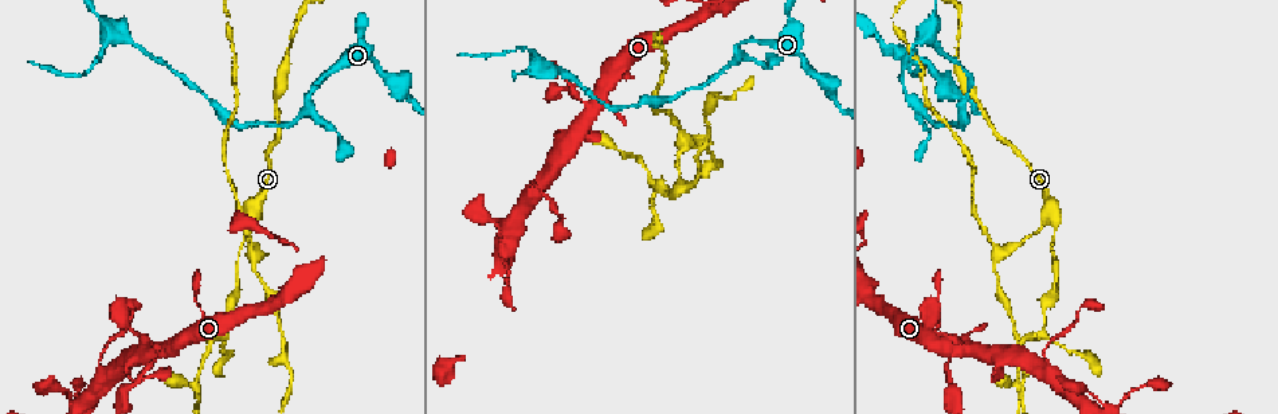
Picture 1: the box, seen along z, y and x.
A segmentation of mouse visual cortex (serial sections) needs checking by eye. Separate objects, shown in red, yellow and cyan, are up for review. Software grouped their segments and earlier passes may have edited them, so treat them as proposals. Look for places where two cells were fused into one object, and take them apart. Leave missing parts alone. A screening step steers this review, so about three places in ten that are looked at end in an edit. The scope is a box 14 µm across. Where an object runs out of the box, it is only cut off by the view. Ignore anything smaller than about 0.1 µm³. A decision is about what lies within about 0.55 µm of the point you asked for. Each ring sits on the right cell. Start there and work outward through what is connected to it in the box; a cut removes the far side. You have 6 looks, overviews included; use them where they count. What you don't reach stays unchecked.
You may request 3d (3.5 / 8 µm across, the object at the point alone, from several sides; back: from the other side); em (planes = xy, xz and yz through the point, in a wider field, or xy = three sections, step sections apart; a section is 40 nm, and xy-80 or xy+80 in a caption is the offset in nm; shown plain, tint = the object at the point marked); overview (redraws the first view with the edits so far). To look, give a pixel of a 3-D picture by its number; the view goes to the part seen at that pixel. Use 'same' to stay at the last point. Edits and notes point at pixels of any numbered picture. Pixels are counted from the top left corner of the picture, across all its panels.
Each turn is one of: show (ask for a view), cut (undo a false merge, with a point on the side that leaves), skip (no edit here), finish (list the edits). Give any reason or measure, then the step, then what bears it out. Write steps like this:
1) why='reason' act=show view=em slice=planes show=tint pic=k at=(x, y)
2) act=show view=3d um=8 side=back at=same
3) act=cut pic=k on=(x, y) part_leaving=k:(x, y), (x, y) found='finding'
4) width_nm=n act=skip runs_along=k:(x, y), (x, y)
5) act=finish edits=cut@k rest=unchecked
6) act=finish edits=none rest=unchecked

why='thin arm on a thick one' act=show view=3d um=8 pic=1 at=(99, 368)

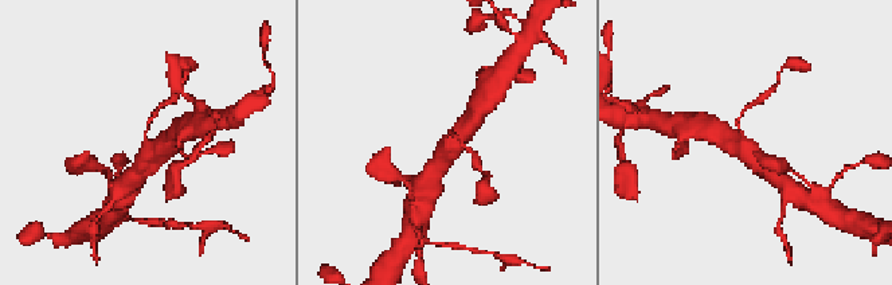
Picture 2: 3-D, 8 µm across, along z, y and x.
arms=3 arm_widths_nm=100,450,500 why='need the tissue' act=show view=em slice=planes show=tint pic=2 at=(744, 144)

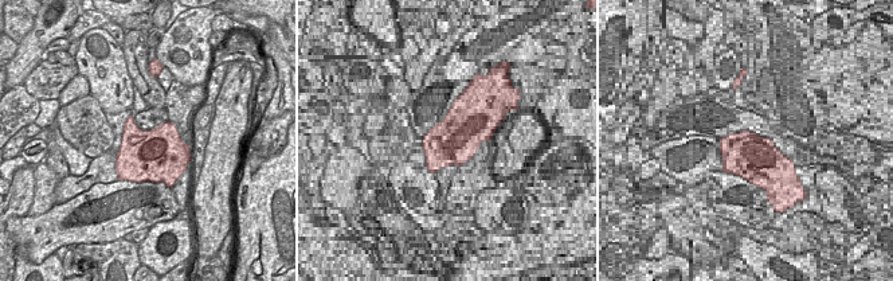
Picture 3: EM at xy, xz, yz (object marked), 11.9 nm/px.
act=skip runs_along=2:(477, 114), (438, 167) found='continuous, no second cell'

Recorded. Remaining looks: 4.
why='two arms in line, one across' act=show view=3d um=3.5 side=back pic=1 at=(1050, 213)

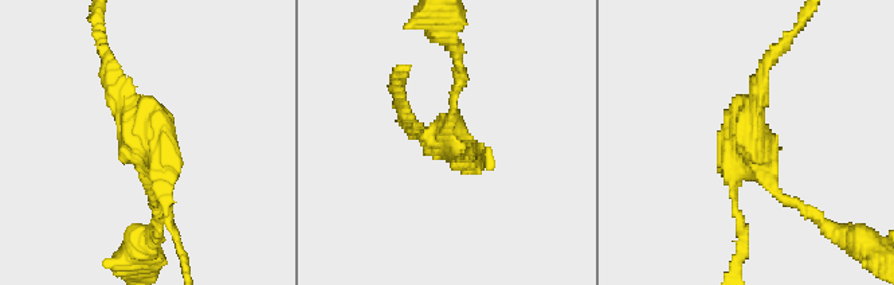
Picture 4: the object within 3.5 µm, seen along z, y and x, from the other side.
arms=3 arm_widths_nm=100,150,200 why='need the tissue' act=show view=em slice=xy step=1 show=tint pic=4 at=(443, 139)

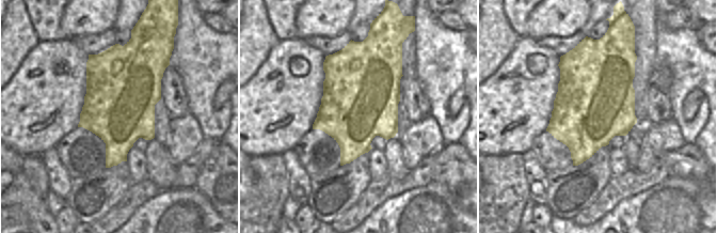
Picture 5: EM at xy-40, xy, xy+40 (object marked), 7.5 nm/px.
act=skip runs_along=4:(108, 63), (144, 137), (157, 211) found='continuous, no second cell'

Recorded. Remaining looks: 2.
why='branch point' act=show view=3d um=3.5 pic=1 at=(684, 139)

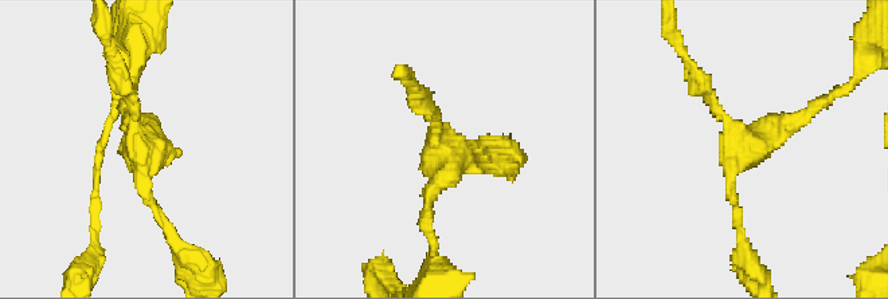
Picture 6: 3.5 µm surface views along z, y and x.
arms=3 arm_widths_nm=150,150,200 act=show view=em slice=planes show=tint pic=6 at=(744, 146)

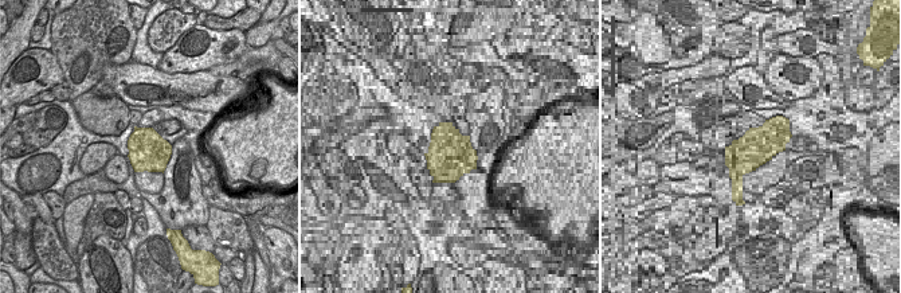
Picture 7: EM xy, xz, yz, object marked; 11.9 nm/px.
act=cut pic=6 on=(736, 221) part_leaving=6:(731, 166), (744, 256), (758, 278) found='a second cell is stuck on'

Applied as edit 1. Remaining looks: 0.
act=finish edits=cut@6 rest=unchecked

